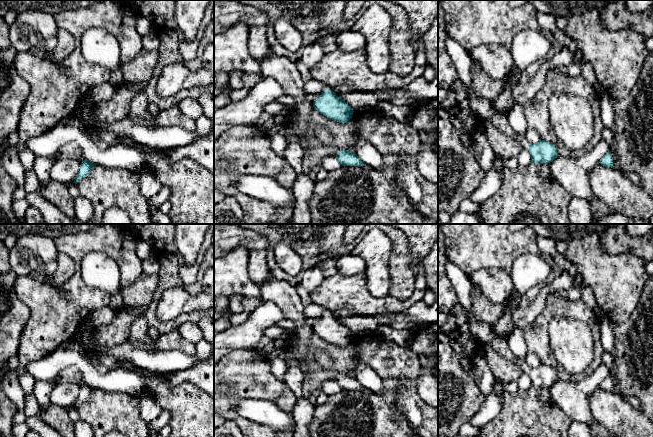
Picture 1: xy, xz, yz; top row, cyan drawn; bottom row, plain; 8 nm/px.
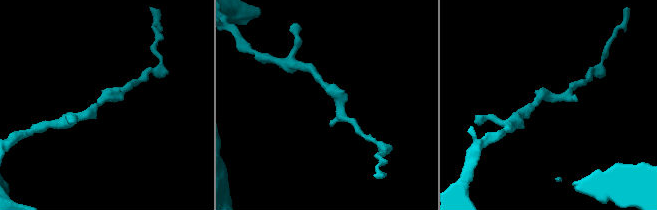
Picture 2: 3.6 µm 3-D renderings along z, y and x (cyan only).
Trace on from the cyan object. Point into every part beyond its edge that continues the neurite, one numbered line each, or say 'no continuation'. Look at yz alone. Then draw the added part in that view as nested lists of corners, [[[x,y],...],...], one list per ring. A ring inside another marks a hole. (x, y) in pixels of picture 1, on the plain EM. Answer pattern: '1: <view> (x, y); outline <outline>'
1: yz (482, 333); outline [[[448,258],[446,261],[445,269],[452,286],[457,292],[458,303],[465,310],[469,330],[476,342],[481,344],[490,344],[496,352],[508,360],[516,363],[521,367],[523,372],[528,373],[530,367],[527,365],[525,359],[519,359],[511,352],[507,344],[506,336],[497,334],[485,322],[476,320],[474,318],[471,311],[472,284],[468,279],[468,273],[461,270]]]

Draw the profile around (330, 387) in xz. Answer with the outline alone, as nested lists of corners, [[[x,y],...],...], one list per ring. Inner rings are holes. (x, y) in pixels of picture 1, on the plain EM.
[[[328,380],[323,383],[322,392],[328,396],[341,392],[343,389],[334,380]]]

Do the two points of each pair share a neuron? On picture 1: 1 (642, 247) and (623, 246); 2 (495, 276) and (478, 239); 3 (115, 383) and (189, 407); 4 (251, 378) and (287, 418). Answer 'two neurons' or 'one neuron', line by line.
1: one neuron
2: two neurons
3: two neurons
4: two neurons

